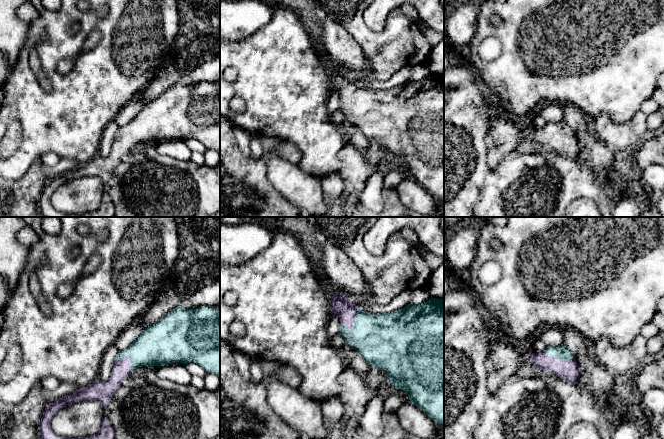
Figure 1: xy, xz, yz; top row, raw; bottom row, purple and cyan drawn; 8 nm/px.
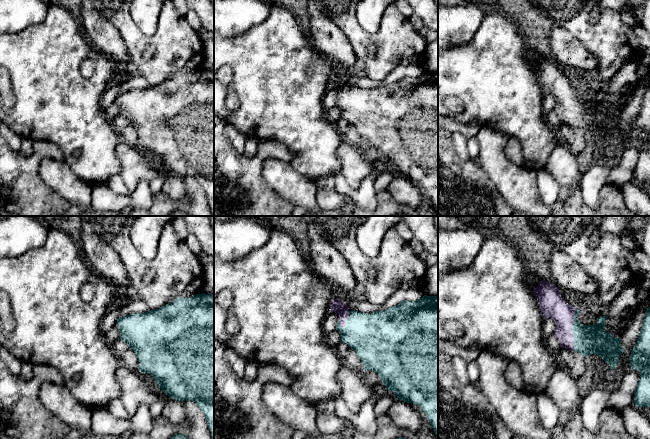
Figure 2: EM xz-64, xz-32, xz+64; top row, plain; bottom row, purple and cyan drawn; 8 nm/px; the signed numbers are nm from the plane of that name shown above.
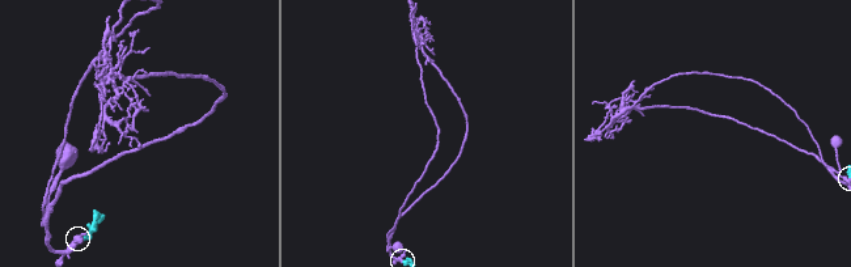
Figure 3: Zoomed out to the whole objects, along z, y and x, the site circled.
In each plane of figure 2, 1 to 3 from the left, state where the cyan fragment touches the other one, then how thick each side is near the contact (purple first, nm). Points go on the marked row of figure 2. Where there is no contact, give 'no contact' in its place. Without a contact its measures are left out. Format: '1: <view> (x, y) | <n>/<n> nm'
1: no contact
2: xz-32 (345, 320) | 100/360 nm
3: xz+64 (571, 330) | 200/240 nm

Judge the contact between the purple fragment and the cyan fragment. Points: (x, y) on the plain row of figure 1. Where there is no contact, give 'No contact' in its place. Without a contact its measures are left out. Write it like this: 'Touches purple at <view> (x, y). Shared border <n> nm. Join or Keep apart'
Touches purple at yz (557, 134). Shared border 260 nm. Join

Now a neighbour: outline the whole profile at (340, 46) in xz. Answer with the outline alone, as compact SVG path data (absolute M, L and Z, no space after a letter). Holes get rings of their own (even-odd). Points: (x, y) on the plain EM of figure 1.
M321 16L322 41L327 57L343 69L367 69L368 61L354 37L337 22Z

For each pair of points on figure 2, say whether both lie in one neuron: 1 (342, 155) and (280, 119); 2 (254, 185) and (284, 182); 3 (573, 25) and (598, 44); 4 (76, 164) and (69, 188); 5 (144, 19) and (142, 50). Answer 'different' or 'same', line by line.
1: different
2: different
3: same
4: different
5: different

